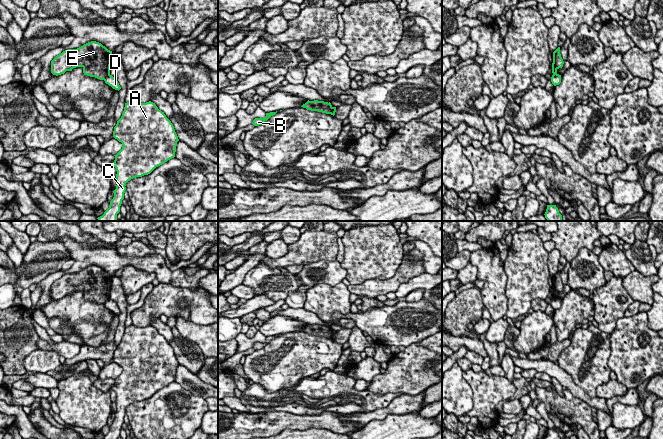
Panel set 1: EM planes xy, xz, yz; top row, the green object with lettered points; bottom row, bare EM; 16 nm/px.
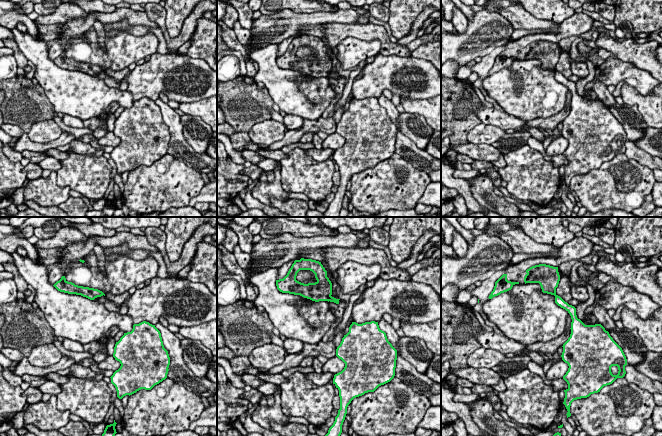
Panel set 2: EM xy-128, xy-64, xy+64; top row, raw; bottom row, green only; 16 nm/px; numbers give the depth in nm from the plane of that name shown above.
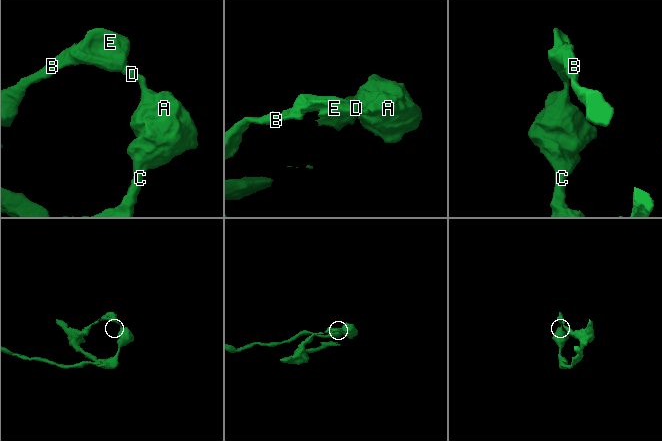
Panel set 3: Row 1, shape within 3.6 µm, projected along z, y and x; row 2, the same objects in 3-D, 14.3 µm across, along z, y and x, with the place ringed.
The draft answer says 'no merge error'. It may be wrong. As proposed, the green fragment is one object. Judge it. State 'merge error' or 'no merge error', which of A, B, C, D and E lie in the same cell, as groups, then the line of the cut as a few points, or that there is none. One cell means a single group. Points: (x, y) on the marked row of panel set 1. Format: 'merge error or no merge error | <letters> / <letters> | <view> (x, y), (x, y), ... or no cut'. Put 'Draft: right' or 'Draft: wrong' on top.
Draft: wrong
merge error | A C D / B E | xy (109, 74), (104, 80)

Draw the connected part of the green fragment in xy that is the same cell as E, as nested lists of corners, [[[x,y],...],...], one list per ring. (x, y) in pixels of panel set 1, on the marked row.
[[[91,41],[77,49],[68,49],[51,61],[51,73],[61,75],[82,67],[84,75],[105,80],[110,75],[112,51],[101,43]]]

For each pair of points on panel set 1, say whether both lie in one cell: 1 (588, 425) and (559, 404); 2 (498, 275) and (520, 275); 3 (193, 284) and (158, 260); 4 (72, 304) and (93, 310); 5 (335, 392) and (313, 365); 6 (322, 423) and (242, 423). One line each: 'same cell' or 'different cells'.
1: same cell
2: different cells
3: same cell
4: same cell
5: different cells
6: same cell

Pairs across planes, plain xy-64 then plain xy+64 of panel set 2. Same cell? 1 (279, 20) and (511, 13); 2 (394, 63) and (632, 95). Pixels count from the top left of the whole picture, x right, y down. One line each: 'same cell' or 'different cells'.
1: different cells
2: different cells

